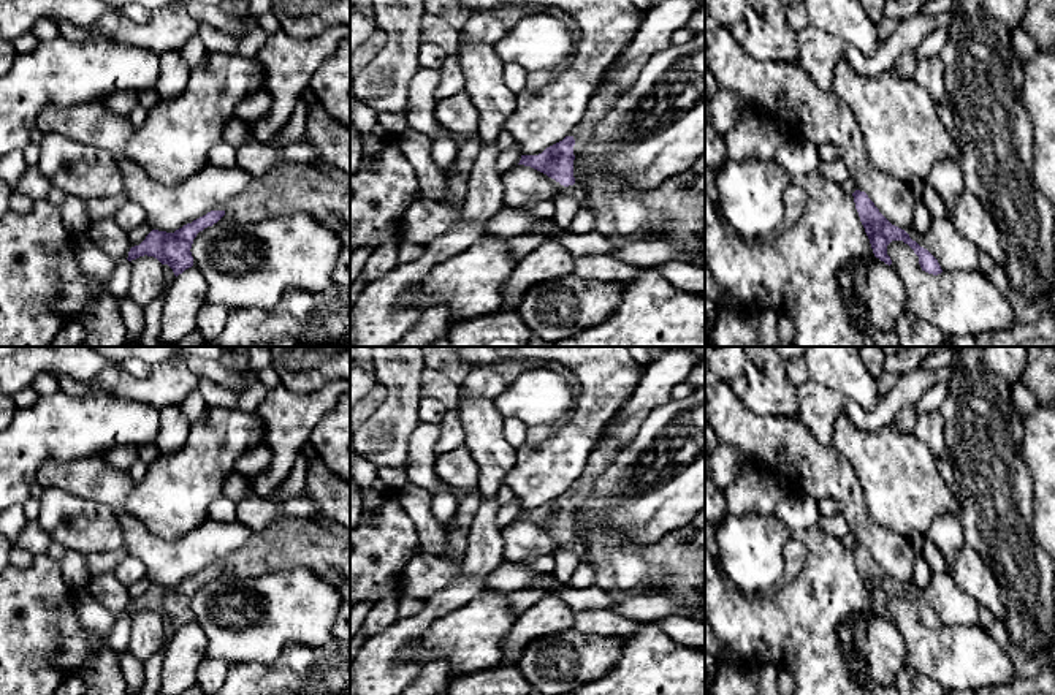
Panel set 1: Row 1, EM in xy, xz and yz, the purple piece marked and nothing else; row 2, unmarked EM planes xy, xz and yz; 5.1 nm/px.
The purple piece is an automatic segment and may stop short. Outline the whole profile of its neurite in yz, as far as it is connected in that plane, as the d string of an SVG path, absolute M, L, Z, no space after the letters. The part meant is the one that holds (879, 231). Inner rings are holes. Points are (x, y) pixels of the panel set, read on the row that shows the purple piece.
M855 190L852 193L855 209L859 212L860 222L865 228L865 233L870 239L873 253L876 258L886 264L892 264L890 256L887 255L887 245L892 241L903 241L908 244L914 253L919 256L919 264L922 271L938 275L943 272L938 260L927 250L925 236L919 234L914 228L908 233L895 225L892 225L874 206L865 192Z

